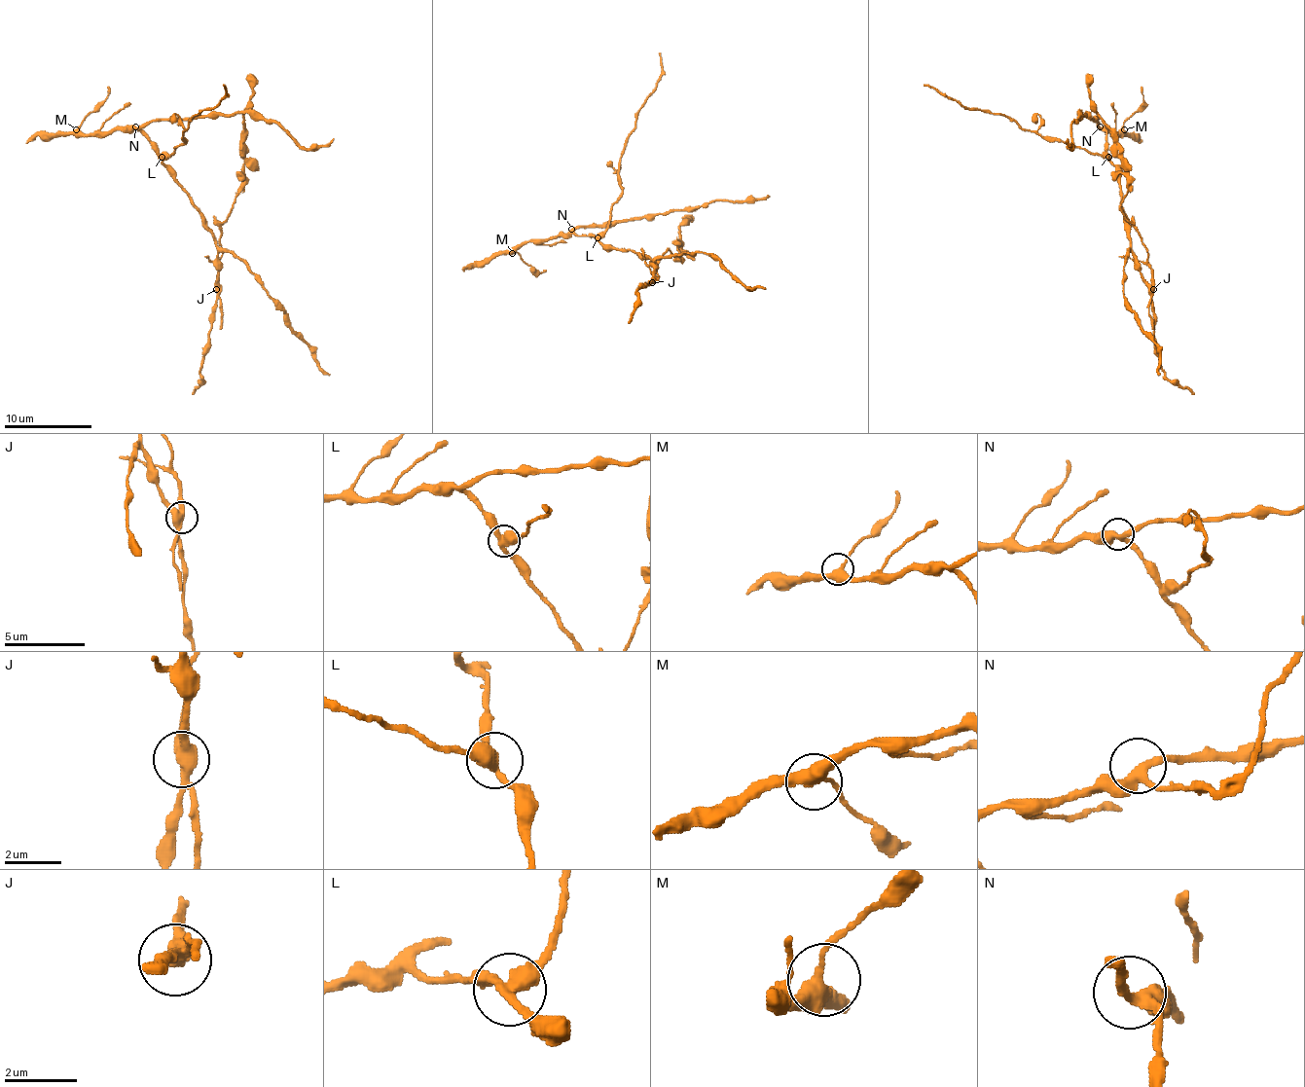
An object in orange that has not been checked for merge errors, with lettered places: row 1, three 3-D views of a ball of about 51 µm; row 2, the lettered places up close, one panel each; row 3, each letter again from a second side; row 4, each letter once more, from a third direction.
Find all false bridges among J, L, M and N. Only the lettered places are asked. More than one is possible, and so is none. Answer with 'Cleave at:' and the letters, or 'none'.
Cleave at: J, L

